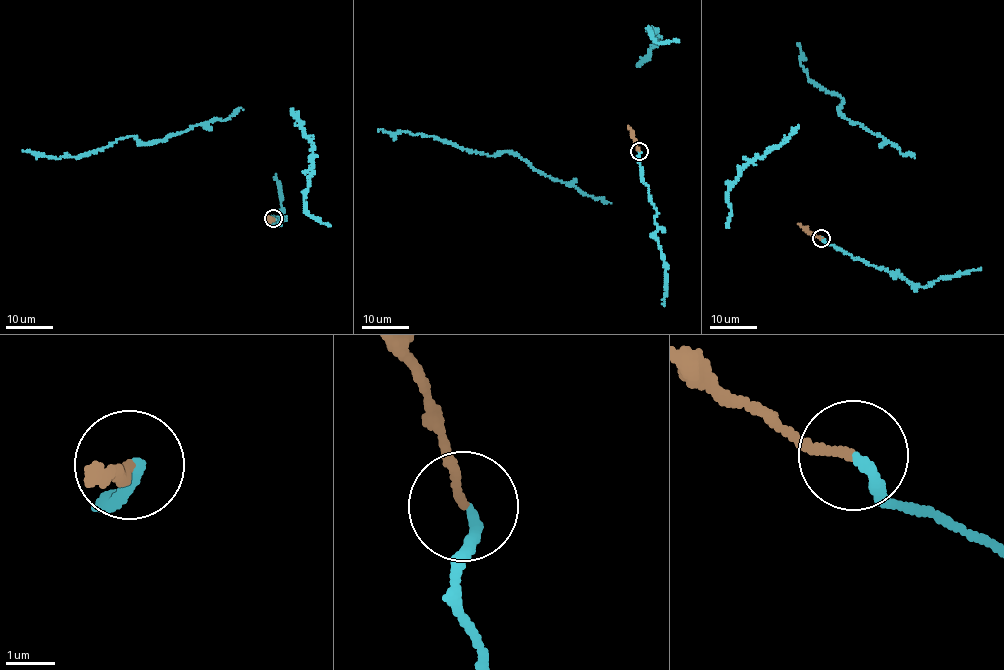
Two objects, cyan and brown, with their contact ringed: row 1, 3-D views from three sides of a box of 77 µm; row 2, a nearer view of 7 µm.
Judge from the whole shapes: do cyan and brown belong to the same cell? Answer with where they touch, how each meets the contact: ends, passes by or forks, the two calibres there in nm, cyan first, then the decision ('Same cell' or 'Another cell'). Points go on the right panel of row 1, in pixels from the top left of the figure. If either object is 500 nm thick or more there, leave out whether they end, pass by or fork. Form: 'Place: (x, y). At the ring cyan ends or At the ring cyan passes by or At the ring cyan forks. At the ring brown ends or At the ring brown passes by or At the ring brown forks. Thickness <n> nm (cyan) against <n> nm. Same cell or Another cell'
Place: (821, 238). At the ring cyan ends. At the ring brown ends. Thickness 220 nm (cyan) against 180 nm. Same cell

